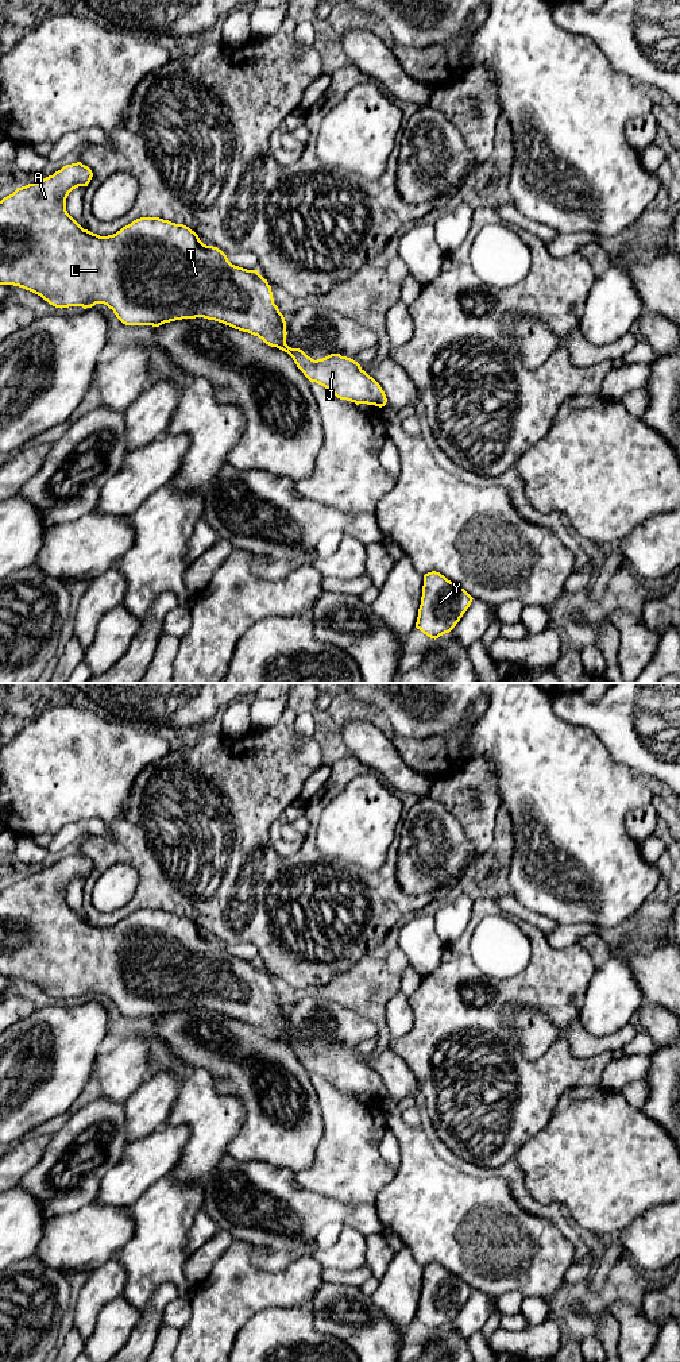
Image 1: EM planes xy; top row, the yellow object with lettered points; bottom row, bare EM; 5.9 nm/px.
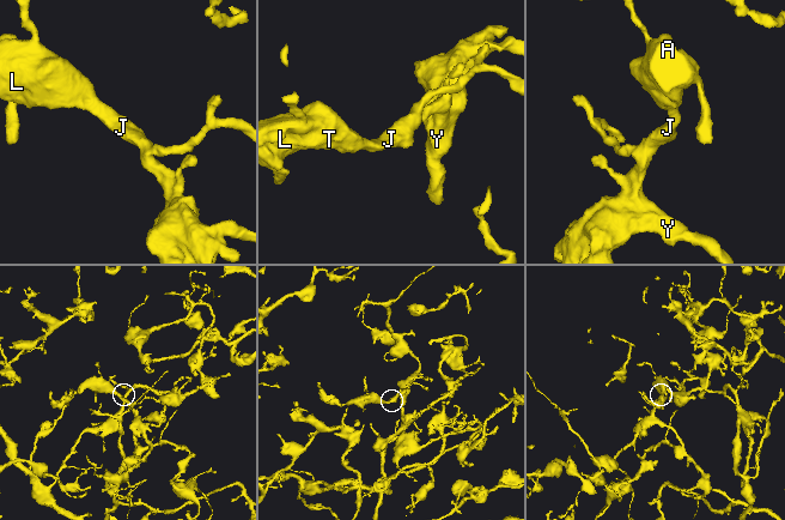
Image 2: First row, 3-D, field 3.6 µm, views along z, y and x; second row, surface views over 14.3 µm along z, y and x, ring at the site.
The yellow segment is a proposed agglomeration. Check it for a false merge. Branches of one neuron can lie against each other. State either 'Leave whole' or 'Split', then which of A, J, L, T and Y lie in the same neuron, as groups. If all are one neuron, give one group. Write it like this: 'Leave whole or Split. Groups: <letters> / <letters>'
Leave whole. Groups: A J L T Y

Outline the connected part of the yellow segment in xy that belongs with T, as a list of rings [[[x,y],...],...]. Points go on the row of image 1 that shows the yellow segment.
[[[81,162],[63,166],[38,182],[18,188],[0,201],[0,285],[13,285],[40,296],[55,308],[92,308],[104,304],[113,310],[125,325],[152,325],[204,317],[248,332],[266,344],[287,352],[297,367],[313,383],[328,389],[340,400],[385,406],[386,394],[380,385],[370,377],[358,362],[340,354],[322,359],[312,359],[300,348],[286,344],[286,321],[274,304],[271,286],[258,270],[247,270],[232,265],[227,255],[213,246],[204,244],[198,235],[183,224],[159,217],[140,217],[113,235],[100,236],[84,229],[66,211],[69,193],[78,186],[88,186],[92,170]]]

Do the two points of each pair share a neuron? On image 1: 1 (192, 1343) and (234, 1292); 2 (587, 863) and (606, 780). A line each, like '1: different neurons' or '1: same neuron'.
1: same neuron
2: same neuron

